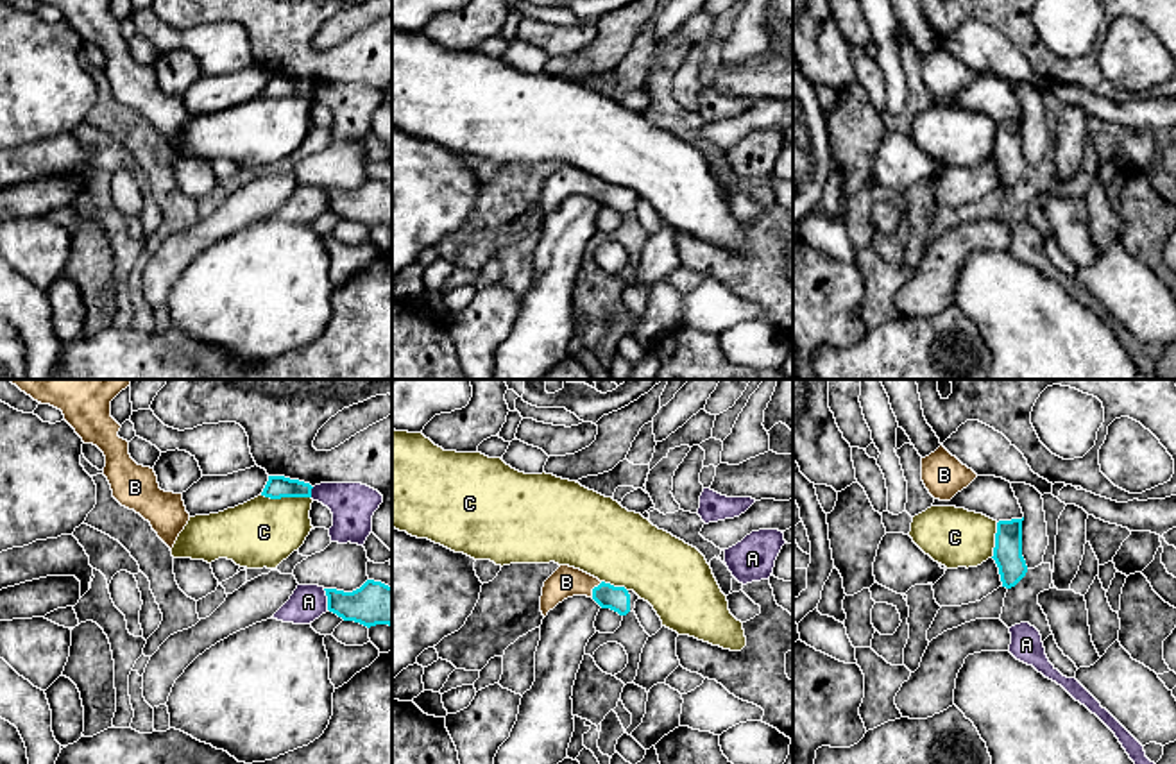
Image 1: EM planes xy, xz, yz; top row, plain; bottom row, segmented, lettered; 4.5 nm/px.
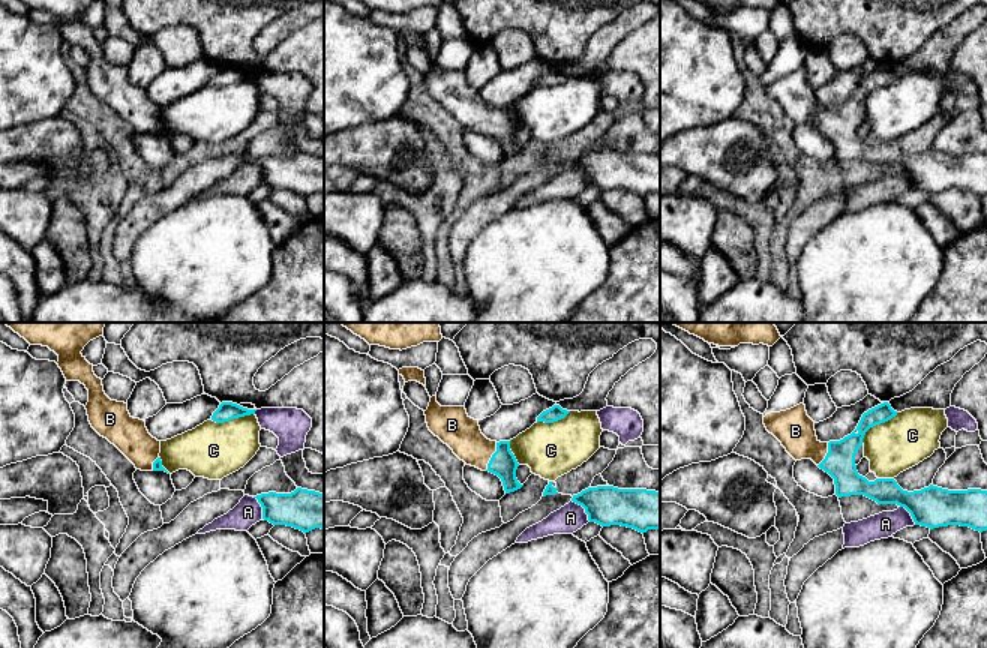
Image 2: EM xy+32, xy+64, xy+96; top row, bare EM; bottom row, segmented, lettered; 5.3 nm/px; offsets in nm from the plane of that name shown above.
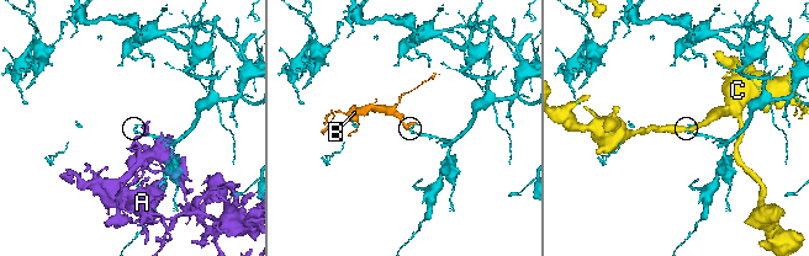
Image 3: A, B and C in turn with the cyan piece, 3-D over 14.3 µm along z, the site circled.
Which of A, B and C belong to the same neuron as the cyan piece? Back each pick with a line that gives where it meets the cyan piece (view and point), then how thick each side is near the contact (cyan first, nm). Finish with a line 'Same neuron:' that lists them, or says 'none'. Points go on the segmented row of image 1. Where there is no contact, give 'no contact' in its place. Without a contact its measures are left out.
B: contact xz (593, 589); calibres 110 and 140 nm
Same neuron: B

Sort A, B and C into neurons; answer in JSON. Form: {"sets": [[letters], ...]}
{"sets": [["A"], ["B"], ["C"]]}

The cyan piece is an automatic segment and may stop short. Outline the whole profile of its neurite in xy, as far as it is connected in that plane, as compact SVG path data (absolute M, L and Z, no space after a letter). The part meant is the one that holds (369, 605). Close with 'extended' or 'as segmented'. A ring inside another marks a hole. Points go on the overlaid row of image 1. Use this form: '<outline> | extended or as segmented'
M367 580L360 589L344 592L324 589L328 610L344 621L354 621L367 628L376 624L392 626L392 587Z | as segmented

